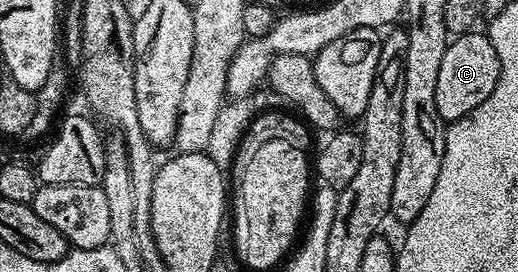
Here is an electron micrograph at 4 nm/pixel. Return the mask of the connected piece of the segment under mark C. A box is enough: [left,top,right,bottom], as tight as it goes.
[434,29,500,121]

